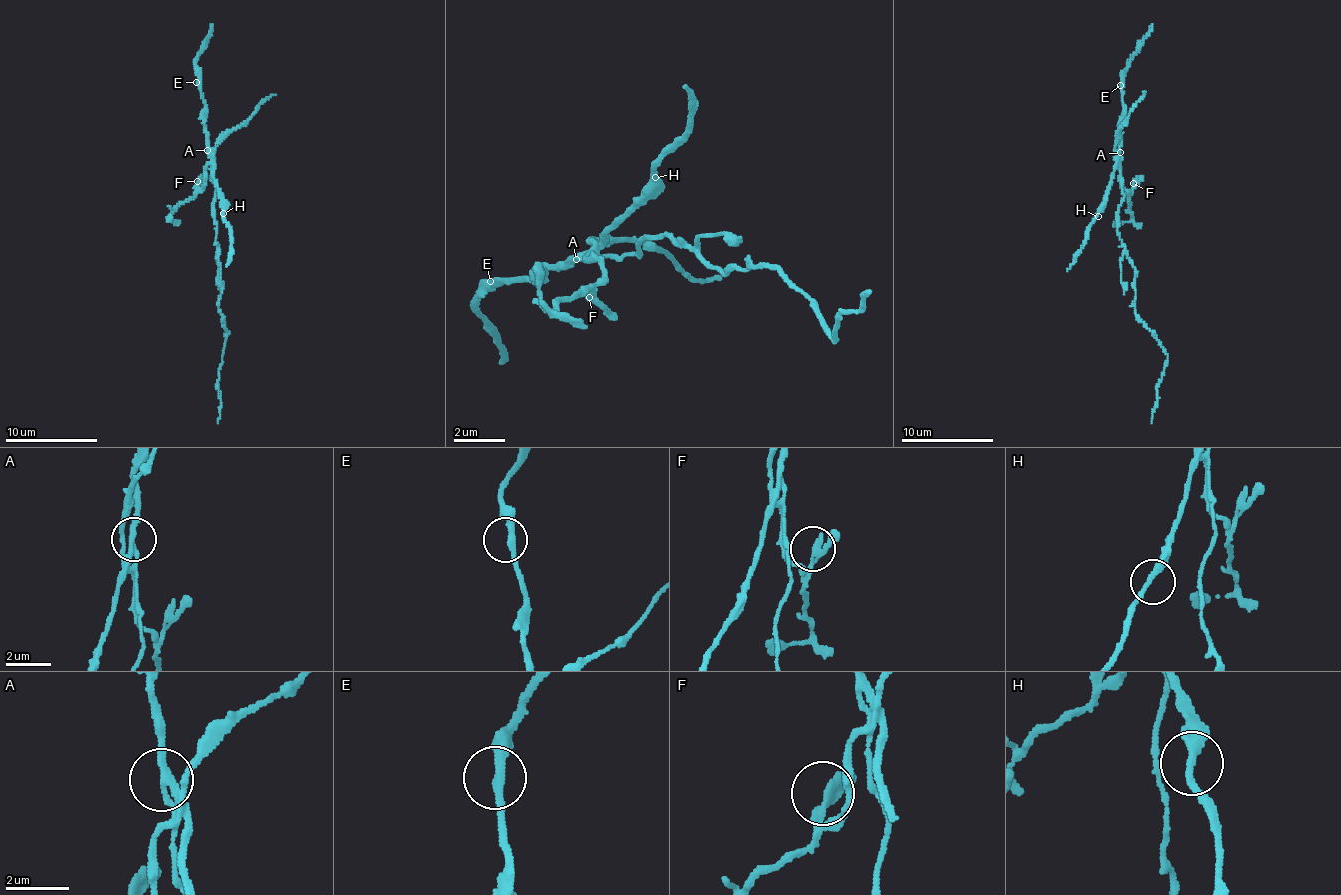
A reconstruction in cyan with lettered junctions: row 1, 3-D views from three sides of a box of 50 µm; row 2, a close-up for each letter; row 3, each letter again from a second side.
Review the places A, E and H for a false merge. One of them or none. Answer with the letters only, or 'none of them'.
A

